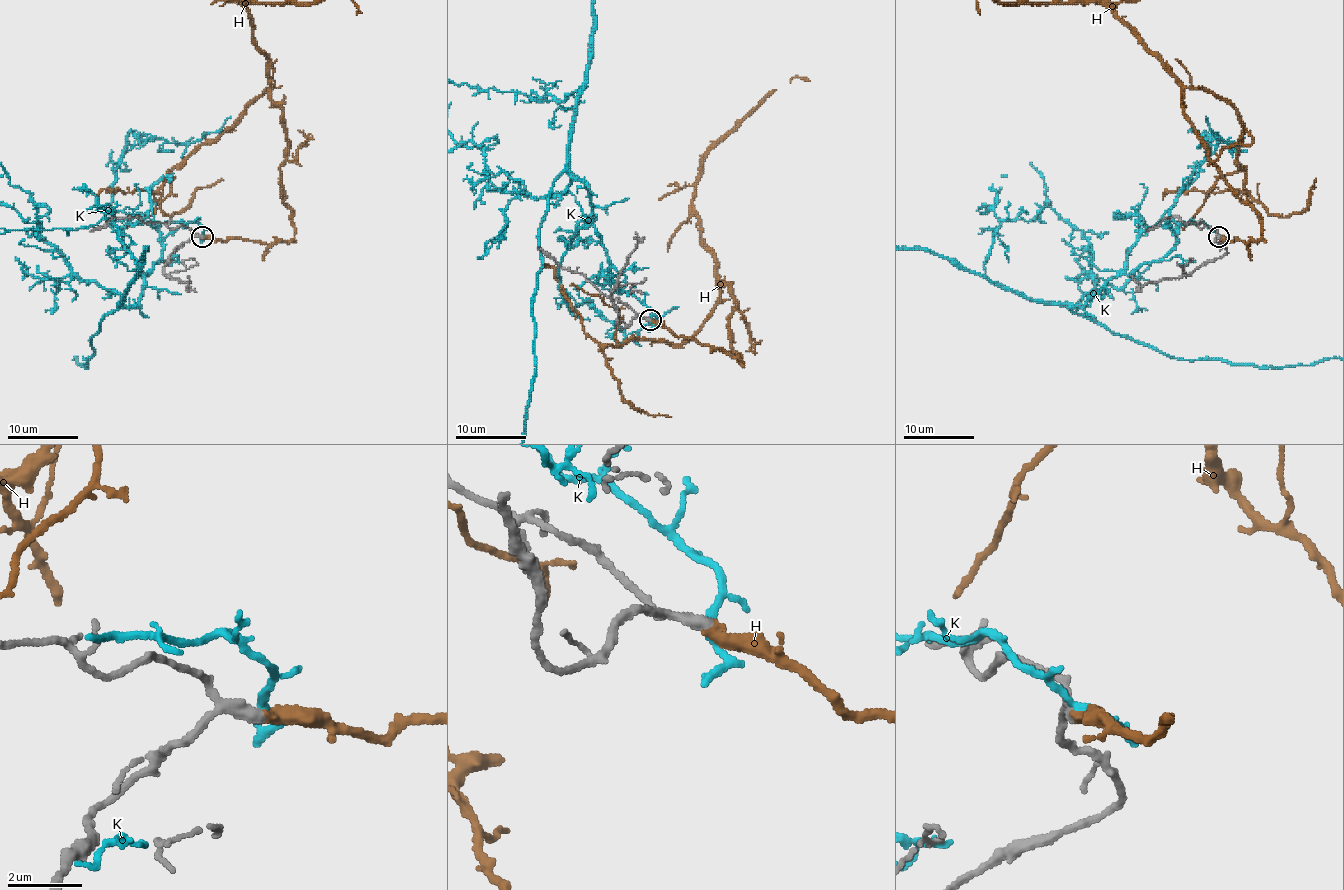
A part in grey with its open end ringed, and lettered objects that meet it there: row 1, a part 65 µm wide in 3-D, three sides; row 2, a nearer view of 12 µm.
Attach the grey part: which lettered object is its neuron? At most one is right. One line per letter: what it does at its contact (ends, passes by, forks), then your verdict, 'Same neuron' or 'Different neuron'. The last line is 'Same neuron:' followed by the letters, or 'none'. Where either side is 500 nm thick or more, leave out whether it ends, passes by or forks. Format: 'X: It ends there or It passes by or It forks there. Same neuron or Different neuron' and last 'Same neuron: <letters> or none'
H: It ends there. Same neuron
K: It passes by. Different neuron
Same neuron: H

